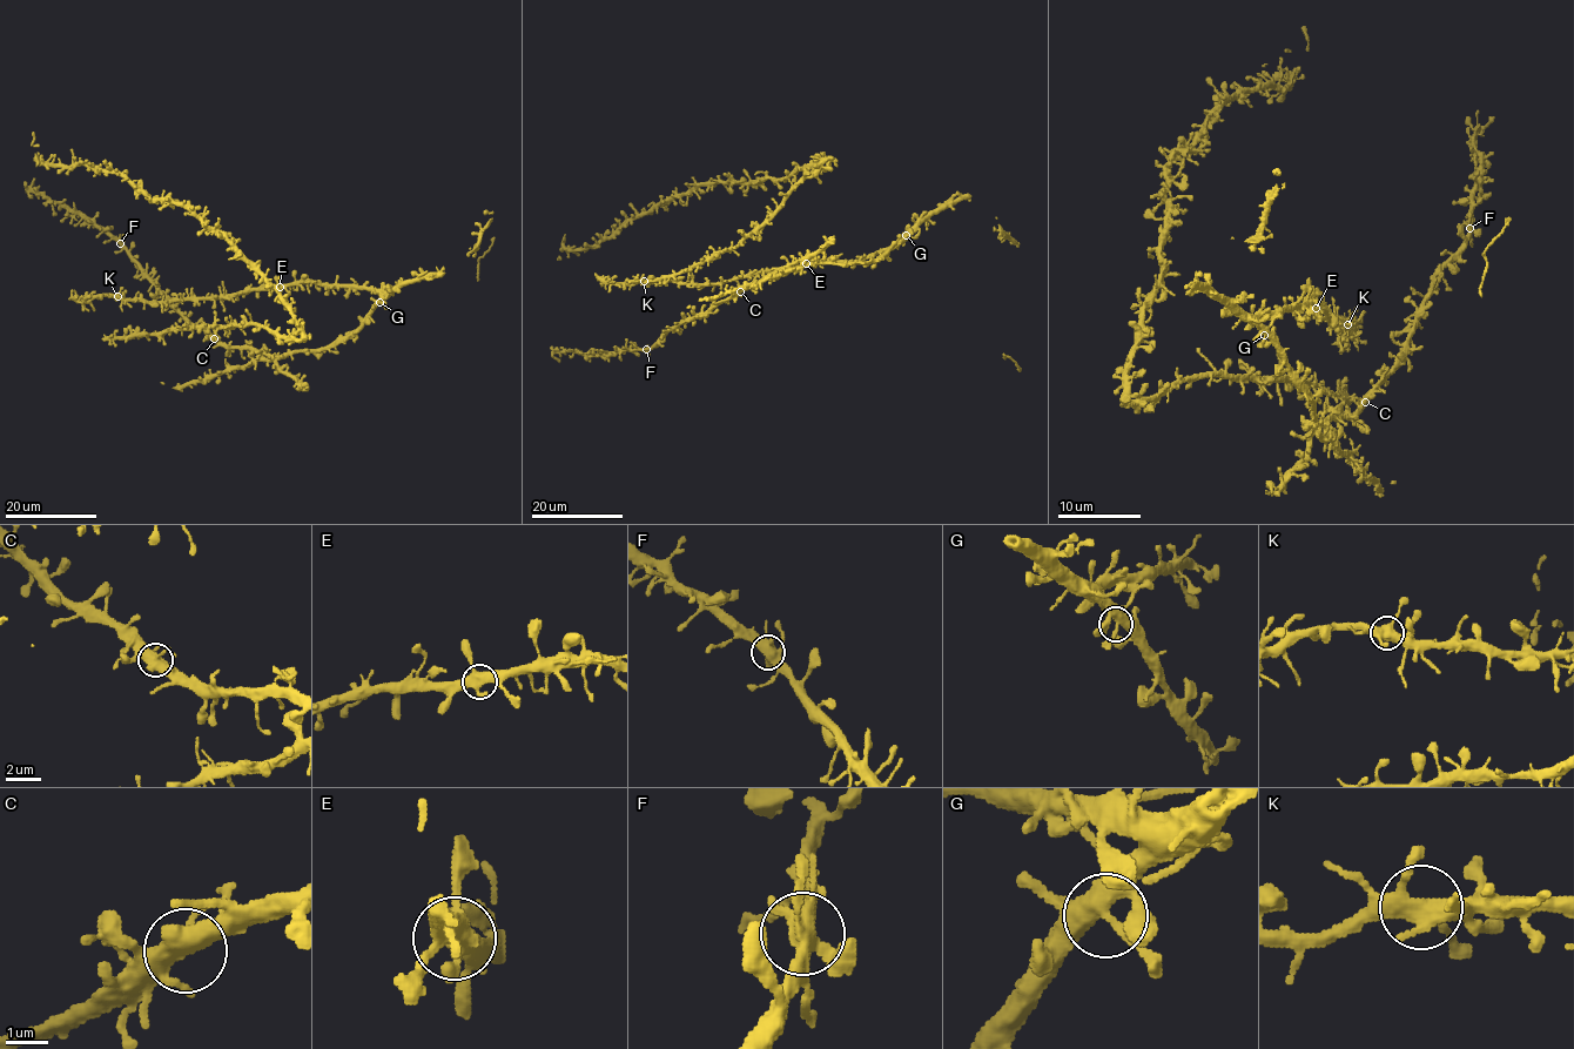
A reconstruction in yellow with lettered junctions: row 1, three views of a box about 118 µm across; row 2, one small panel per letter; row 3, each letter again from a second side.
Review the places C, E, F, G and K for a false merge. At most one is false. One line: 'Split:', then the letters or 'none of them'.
Split: none of them

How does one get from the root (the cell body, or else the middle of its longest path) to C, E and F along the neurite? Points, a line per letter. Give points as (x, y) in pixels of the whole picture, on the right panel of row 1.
C: (1351, 331), (1312, 300), (1283, 308), (1268, 335), (1312, 397), (1313, 427), (1324, 437), (1326, 422), (1365, 402)
E: (1351, 331), (1338, 327), (1316, 308)
F: (1351, 331), (1312, 300), (1283, 308), (1268, 329), (1324, 437), (1322, 427), (1353, 414), (1391, 370), (1470, 227)

